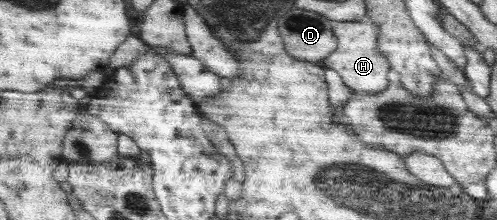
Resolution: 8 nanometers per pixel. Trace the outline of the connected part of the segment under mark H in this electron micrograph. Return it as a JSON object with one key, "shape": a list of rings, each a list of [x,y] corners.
{"shape":[[[369,17],[365,20],[352,22],[335,22],[333,30],[338,39],[338,47],[320,63],[323,67],[335,70],[342,77],[343,83],[350,88],[353,94],[377,94],[389,87],[389,62],[379,51],[378,25]]]}

